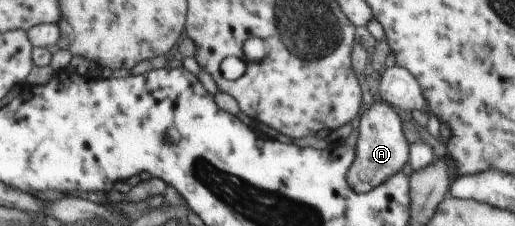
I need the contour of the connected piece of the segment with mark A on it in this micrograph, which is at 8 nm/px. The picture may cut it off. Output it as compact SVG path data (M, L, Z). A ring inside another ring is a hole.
M371 103L362 115L359 115L357 140L354 146L353 163L347 172L347 182L357 193L371 191L389 179L393 173L399 173L409 159L409 147L402 131L402 122L386 103Z

